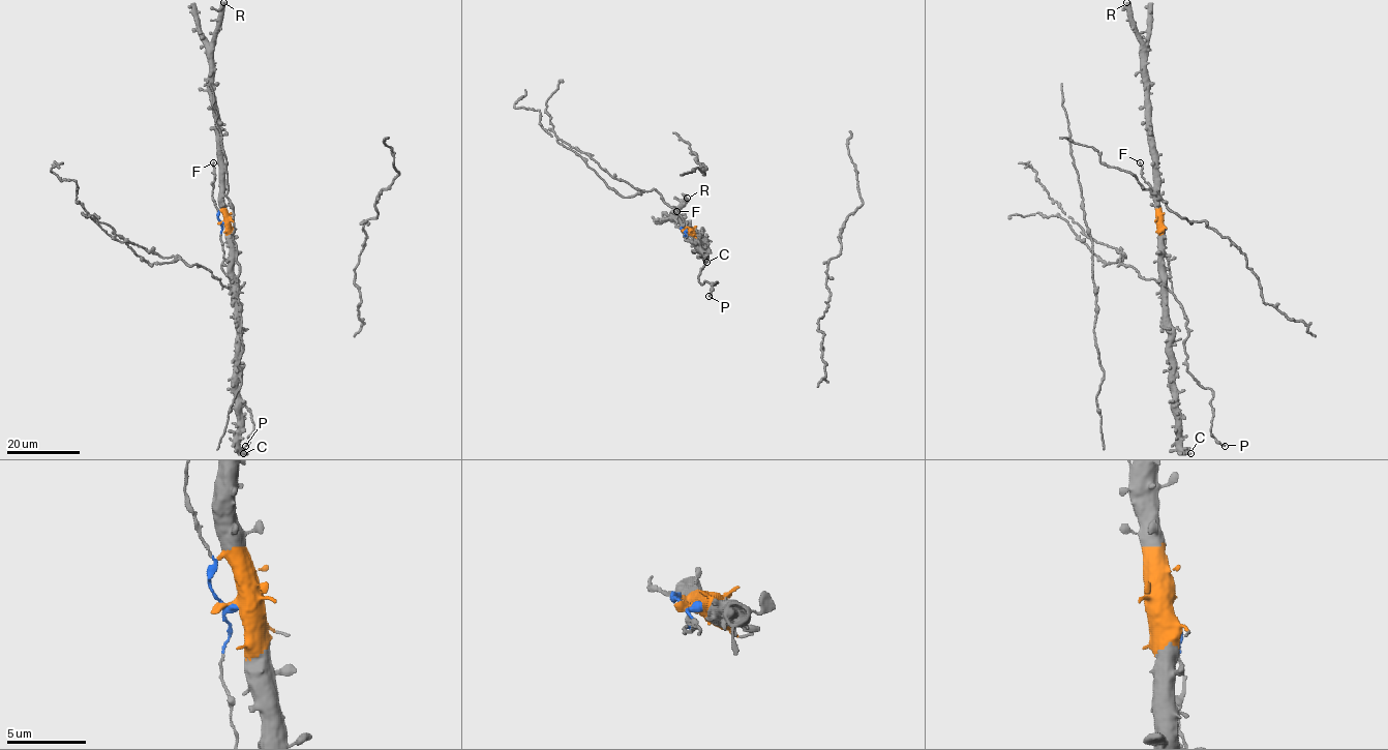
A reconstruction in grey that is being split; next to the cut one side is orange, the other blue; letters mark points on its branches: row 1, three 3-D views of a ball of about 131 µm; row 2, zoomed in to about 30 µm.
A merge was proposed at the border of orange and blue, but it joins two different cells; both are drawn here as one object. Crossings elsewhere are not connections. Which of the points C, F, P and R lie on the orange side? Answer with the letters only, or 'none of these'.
C, R

